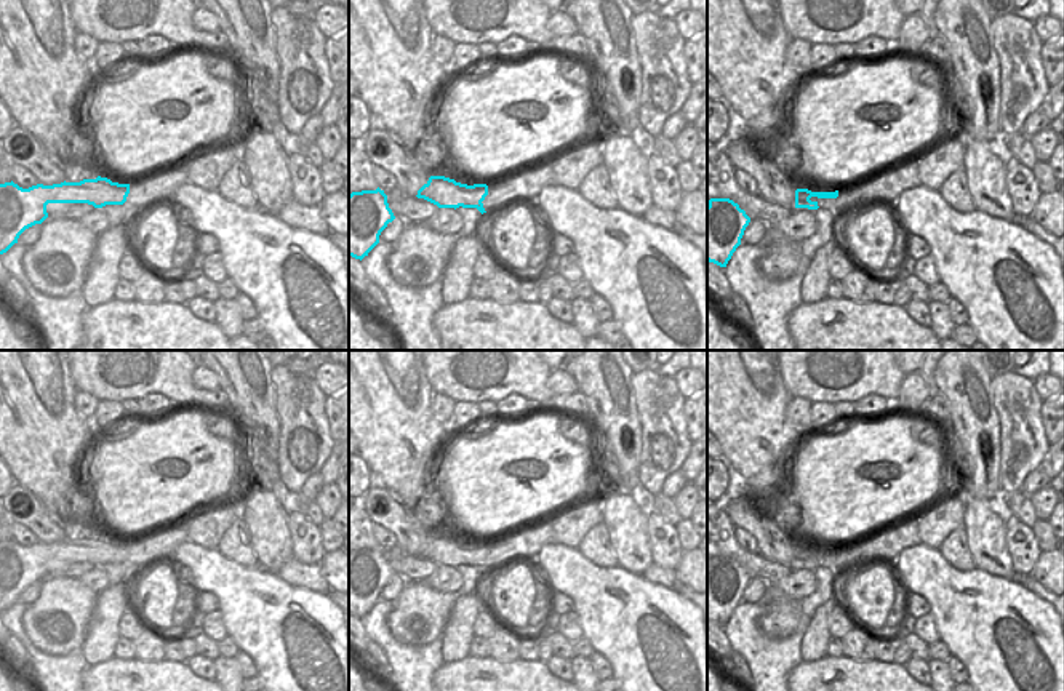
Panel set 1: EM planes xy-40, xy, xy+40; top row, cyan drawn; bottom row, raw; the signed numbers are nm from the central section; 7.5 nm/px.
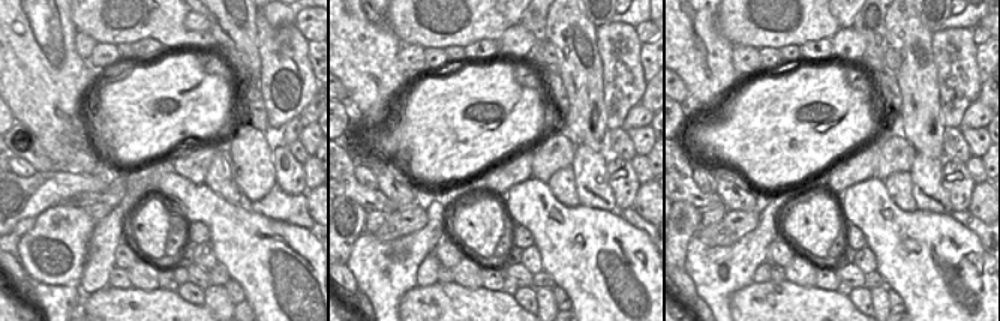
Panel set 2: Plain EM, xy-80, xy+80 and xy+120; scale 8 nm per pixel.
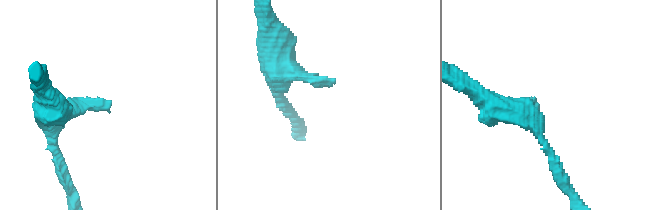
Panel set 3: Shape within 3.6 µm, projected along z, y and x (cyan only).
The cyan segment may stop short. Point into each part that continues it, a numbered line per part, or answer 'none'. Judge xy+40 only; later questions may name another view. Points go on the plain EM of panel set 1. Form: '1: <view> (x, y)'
1: xy+40 (887, 544)

